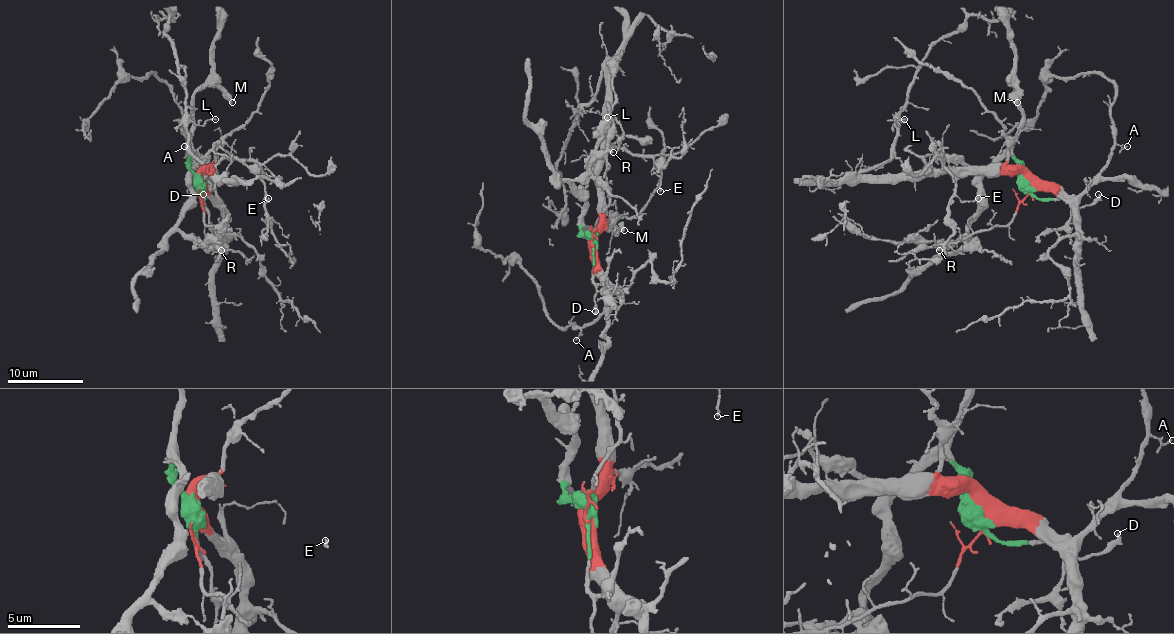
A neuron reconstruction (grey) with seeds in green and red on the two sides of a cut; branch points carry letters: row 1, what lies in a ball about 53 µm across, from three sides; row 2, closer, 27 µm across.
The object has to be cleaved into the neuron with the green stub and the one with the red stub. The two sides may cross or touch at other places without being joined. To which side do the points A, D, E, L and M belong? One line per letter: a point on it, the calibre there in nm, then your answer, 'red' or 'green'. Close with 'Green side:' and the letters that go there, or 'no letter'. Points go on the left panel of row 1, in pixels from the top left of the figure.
A: at (184, 146); 80 nm thick; red
D: at (203, 194); 320 nm thick; green
E: at (268, 198); 150 nm thick; red
L: at (215, 119); 130 nm thick; red
M: at (232, 102); 440 nm thick; green
Green side: D, M

